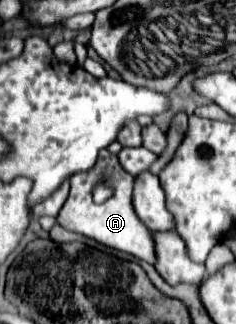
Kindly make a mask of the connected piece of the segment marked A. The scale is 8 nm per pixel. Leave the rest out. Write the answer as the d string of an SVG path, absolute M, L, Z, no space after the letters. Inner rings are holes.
M101 149L97 163L93 165L93 169L85 171L85 173L75 173L71 177L71 193L63 205L63 209L57 215L57 221L61 227L65 227L67 231L75 231L81 233L89 239L95 239L97 243L129 253L137 259L143 259L151 265L155 265L157 261L157 251L155 251L155 235L153 231L137 217L135 209L133 209L133 185L135 185L135 177L131 177L127 171L123 171L123 167L117 159L115 153ZM99 175L104 177L104 180L113 187L113 195L97 205L91 199L91 191L93 185L99 181Z

